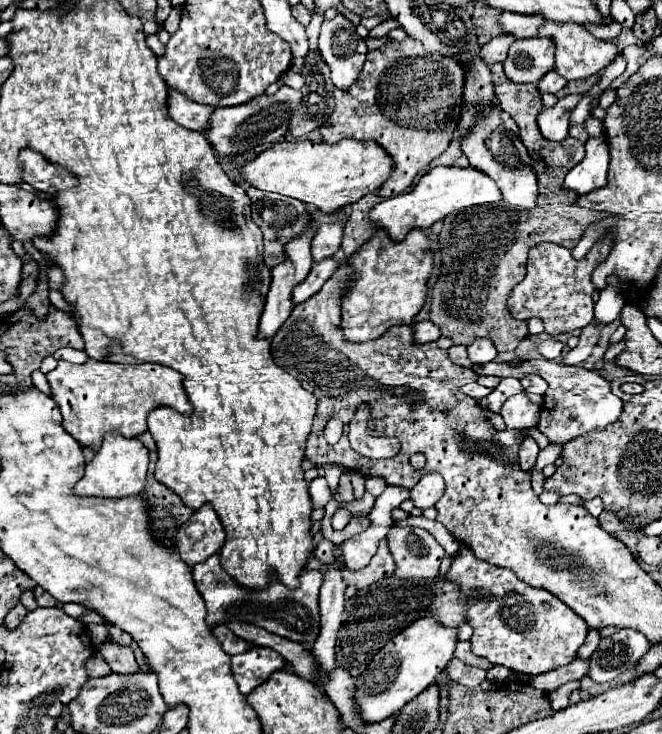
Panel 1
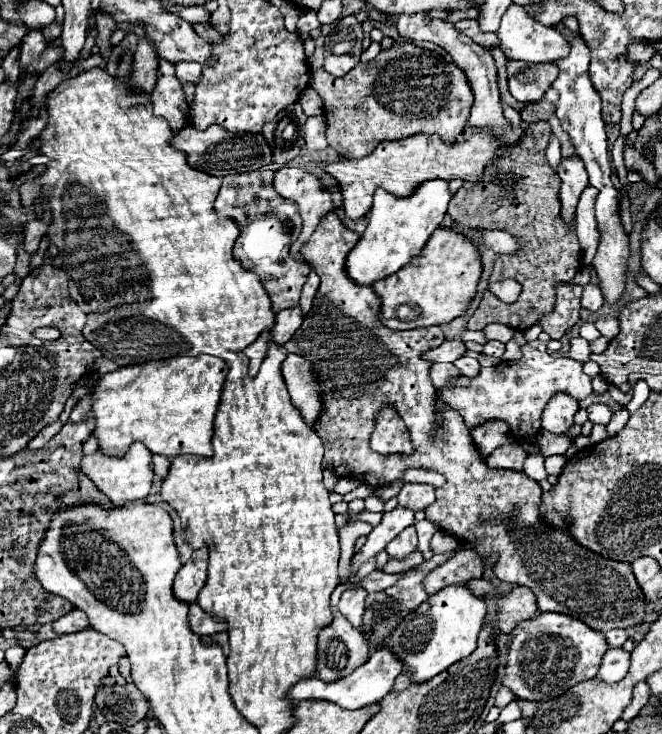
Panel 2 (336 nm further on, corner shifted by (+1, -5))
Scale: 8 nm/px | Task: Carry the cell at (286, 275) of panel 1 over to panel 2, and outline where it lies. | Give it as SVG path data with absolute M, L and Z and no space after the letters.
M282 167L274 173L274 189L280 191L284 199L290 199L298 203L300 215L302 215L302 233L294 241L294 247L290 253L294 253L296 259L300 257L300 247L310 239L320 219L332 211L332 195L326 189L320 175L304 169L304 167Z

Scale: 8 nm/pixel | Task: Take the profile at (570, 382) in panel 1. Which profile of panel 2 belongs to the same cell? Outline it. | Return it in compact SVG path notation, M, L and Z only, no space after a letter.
M444 341L442 345L426 351L426 353L422 355L422 359L432 361L432 363L436 363L436 361L450 361L450 363L452 363L452 361L456 361L458 357L462 357L464 351L466 351L466 347L464 347L462 341Z

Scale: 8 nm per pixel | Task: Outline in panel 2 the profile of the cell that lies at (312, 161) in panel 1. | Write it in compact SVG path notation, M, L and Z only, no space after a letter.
M474 133L470 139L456 141L456 143L444 143L438 135L414 135L406 137L404 141L384 141L380 143L372 155L366 155L356 161L342 159L338 163L326 163L322 165L326 173L334 175L340 183L340 191L344 197L344 209L346 217L360 219L364 217L372 207L372 195L378 187L386 189L388 193L396 197L408 197L412 195L418 185L430 179L462 179L462 181L480 181L484 175L484 169L498 157L506 153L508 145L494 137L492 133Z

